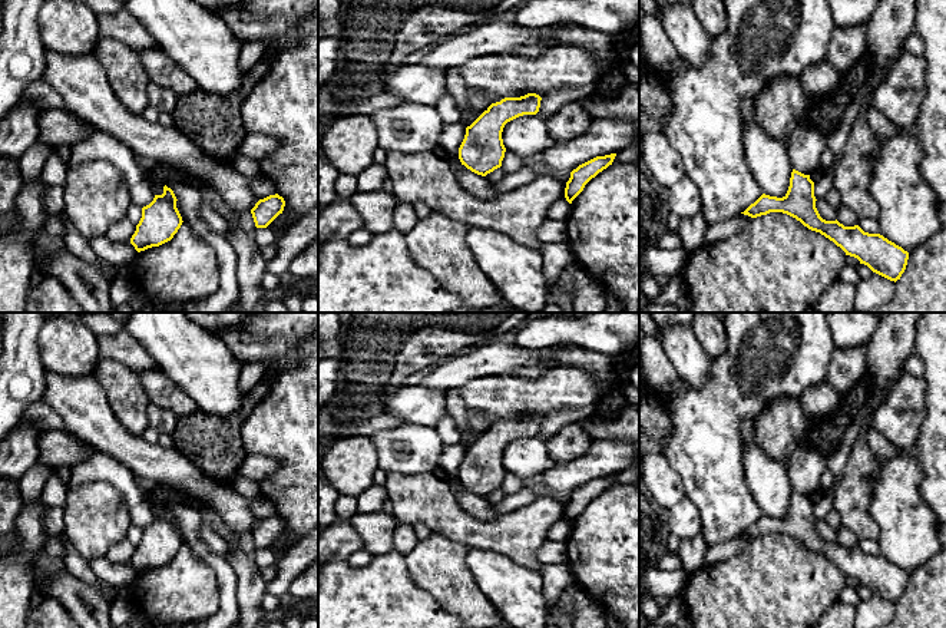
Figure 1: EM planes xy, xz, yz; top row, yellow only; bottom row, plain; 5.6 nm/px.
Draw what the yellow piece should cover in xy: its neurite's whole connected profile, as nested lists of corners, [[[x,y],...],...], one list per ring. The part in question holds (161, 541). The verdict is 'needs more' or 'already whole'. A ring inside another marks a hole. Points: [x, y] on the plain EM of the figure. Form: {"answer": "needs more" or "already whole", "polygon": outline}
{"answer": "already whole", "polygon": [[[165,506],[163,515],[155,516],[153,522],[142,529],[142,539],[130,559],[138,574],[173,559],[183,543],[176,522],[173,512]]]}

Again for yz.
{"answer": "already whole", "polygon": [[[793,490],[788,512],[783,519],[763,515],[741,535],[751,539],[770,533],[787,535],[808,551],[833,562],[846,576],[857,579],[873,594],[894,604],[900,601],[907,586],[907,572],[880,555],[864,553],[859,546],[844,548],[837,541],[823,541],[816,529],[816,522],[814,503],[810,496]]]}

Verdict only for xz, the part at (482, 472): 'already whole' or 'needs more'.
already whole

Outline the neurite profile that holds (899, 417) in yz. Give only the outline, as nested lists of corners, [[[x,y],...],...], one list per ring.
[[[903,373],[873,413],[873,429],[897,449],[913,450],[926,416],[926,381]]]

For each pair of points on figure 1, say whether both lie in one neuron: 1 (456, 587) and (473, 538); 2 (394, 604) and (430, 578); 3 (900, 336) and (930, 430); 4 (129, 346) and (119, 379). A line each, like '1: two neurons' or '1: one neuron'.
1: two neurons
2: two neurons
3: two neurons
4: two neurons

